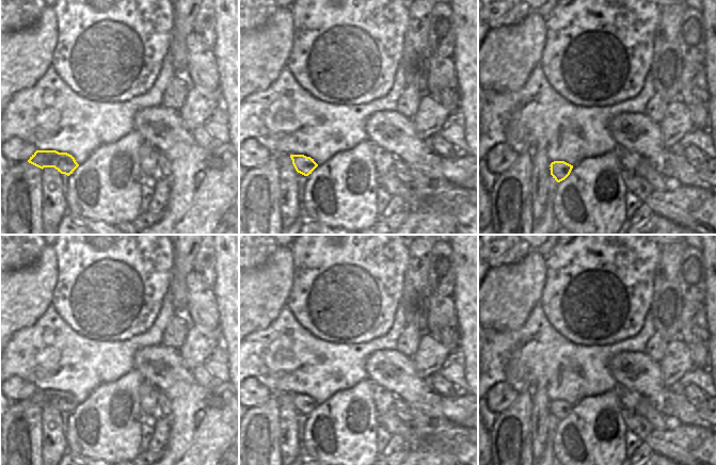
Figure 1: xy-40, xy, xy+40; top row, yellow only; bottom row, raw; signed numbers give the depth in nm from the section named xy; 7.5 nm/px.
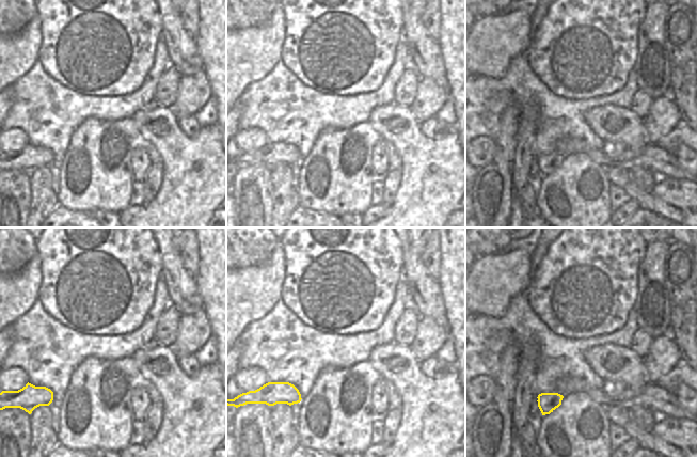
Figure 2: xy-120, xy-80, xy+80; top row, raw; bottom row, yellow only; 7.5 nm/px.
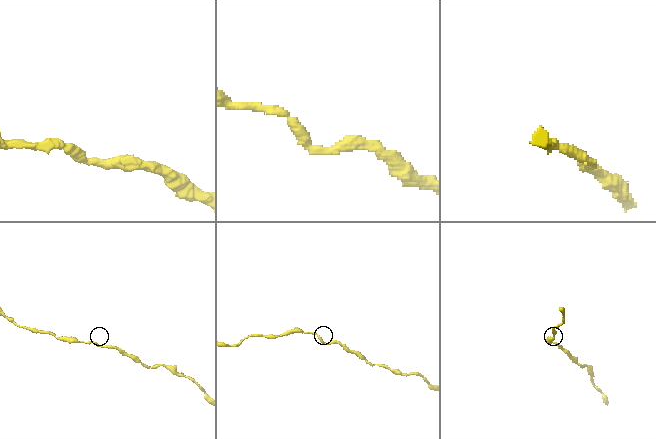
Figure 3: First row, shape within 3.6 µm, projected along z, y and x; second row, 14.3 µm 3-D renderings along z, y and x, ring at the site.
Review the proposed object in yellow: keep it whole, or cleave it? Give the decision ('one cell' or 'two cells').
one cell

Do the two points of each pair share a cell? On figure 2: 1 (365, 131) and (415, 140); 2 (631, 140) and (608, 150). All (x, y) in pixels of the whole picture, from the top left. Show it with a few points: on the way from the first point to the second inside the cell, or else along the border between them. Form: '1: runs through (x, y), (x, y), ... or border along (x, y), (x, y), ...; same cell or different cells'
1: border along (367, 121), (396, 150); different cells
2: border along (604, 140), (613, 144); different cells

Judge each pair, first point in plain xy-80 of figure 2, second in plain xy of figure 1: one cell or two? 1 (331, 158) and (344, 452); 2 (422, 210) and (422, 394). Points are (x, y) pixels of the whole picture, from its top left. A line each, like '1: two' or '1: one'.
1: one
2: one

